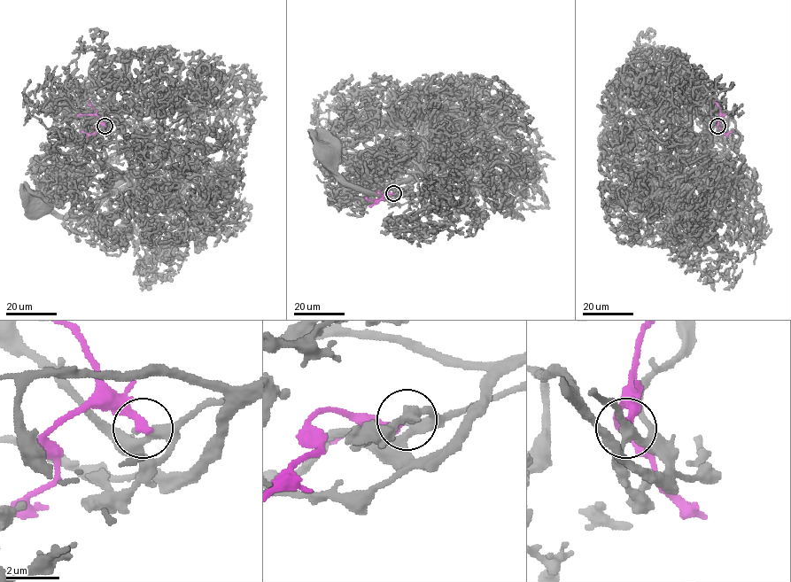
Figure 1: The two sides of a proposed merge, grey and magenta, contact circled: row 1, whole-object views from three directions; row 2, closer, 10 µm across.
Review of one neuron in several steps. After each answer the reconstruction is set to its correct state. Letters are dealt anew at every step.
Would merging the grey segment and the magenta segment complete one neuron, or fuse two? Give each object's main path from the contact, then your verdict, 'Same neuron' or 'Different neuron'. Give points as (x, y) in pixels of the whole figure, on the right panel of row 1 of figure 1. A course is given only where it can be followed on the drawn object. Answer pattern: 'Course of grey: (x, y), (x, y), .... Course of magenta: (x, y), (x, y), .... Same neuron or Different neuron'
Course of grey: (717, 126), (709, 121), (691, 139), (708, 152), (696, 176), (670, 182), (682, 192), (678, 207). Course of magenta: (717, 126), (725, 134), (732, 132). Different neuron

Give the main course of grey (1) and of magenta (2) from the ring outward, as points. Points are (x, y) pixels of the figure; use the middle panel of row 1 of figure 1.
1: (393, 192), (422, 177), (414, 166), (345, 182), (322, 170), (342, 152), (328, 144), (328, 153)
2: (393, 193), (385, 191), (376, 203), (369, 206)

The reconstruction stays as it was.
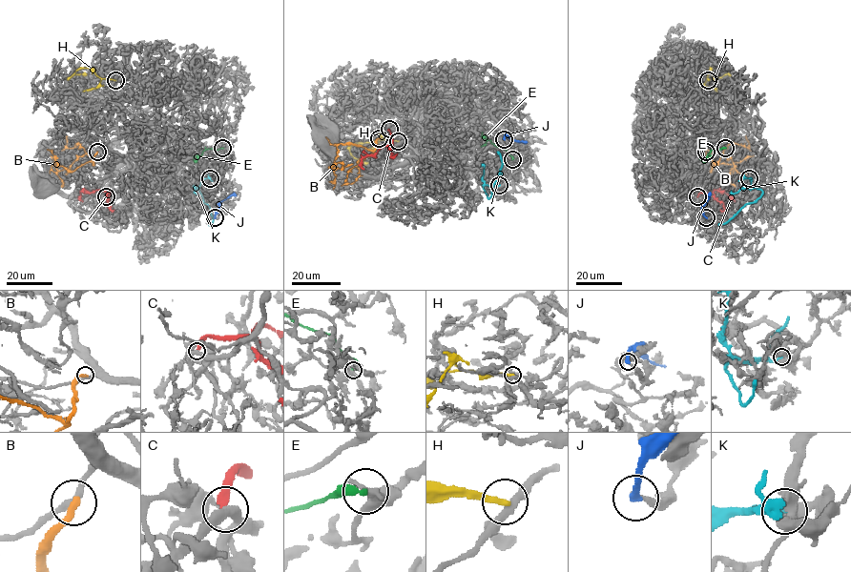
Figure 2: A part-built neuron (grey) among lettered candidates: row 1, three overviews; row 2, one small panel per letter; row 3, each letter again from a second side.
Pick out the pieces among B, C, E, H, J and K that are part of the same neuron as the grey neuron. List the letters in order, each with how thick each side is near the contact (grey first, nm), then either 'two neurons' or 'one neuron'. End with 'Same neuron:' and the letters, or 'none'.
B: calibres 240 and 280 nm; two neurons
C: calibres 400 and 320 nm; two neurons
E: calibres 360 and 280 nm; two neurons
H: calibres 280 and 280 nm; two neurons
J: calibres 240 and 280 nm; two neurons
K: calibres 400 and 240 nm; two neurons
Same neuron: none

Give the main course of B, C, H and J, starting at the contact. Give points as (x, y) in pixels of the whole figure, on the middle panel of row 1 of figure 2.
B: (379, 138), (374, 151), (352, 143), (337, 146), (337, 158), (330, 168), (341, 162), (341, 170)
C: (388, 130), (392, 143), (383, 146), (374, 155), (364, 155), (361, 159), (363, 169)
H: (399, 141), (378, 139), (356, 143), (350, 147), (354, 157), (368, 163)
J: (504, 139), (508, 134), (512, 139), (527, 142)

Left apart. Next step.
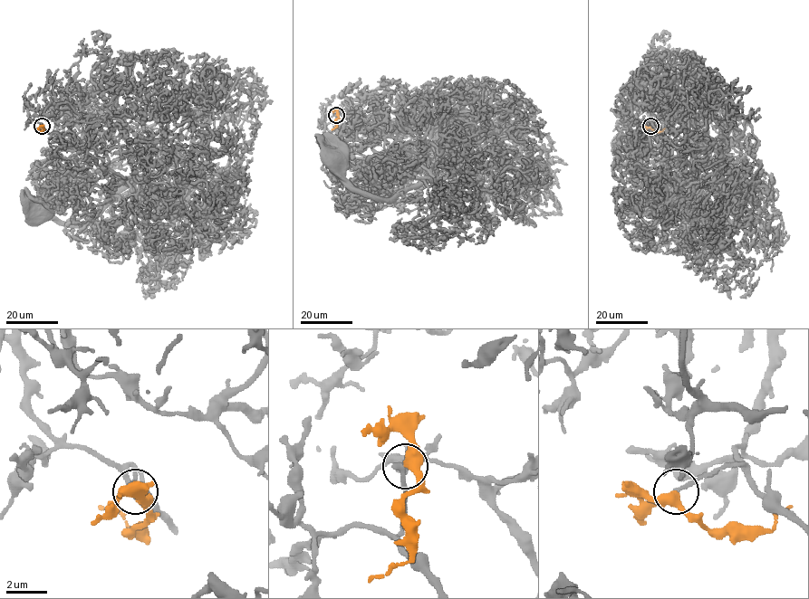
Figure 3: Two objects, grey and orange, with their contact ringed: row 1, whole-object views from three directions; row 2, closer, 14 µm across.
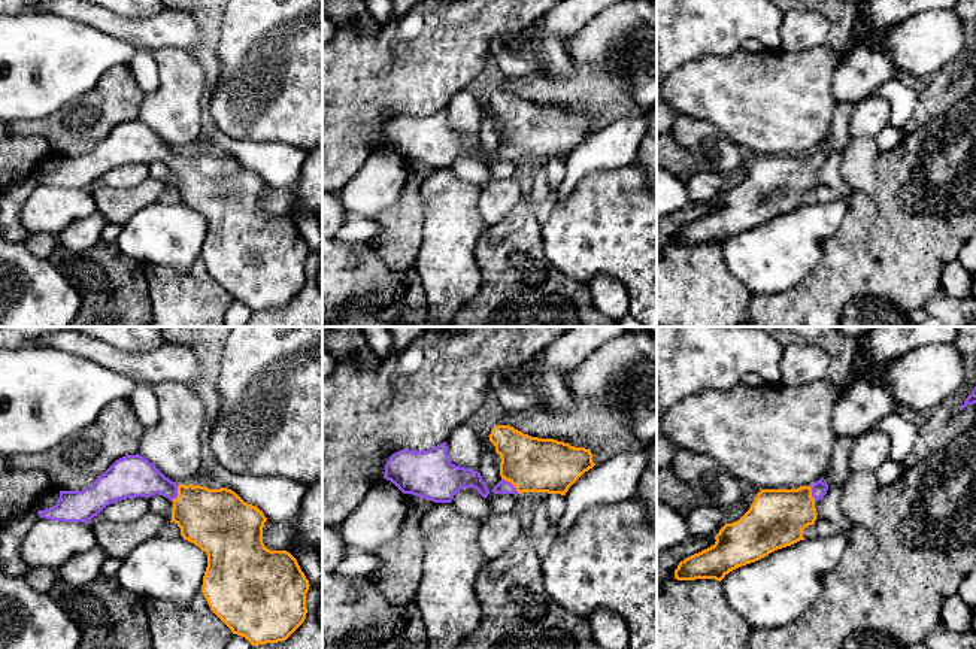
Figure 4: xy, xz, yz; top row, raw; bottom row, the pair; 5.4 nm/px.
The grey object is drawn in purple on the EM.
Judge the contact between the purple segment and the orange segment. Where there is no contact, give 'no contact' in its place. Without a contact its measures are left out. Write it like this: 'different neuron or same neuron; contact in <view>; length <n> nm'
same neuron; contact in xz; length 130 nm

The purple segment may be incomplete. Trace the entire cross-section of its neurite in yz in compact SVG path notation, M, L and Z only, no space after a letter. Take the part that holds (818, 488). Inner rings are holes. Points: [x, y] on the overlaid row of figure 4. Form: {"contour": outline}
{"contour": "M819 479L797 489L761 489L749 510L736 522L725 524L715 536L715 545L679 562L678 580L722 580L730 571L755 562L769 554L804 540L803 530L816 521L815 501L827 494L828 485Z"}

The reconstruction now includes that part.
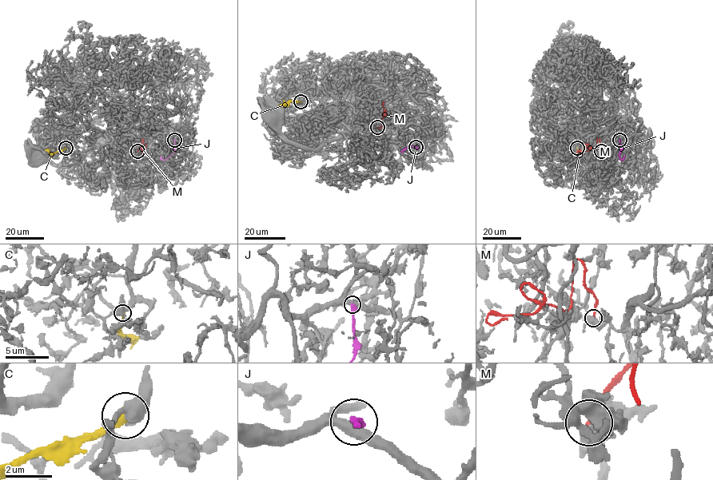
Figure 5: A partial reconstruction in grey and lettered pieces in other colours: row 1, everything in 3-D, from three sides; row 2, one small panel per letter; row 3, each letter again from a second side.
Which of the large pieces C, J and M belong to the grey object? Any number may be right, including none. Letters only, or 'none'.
none

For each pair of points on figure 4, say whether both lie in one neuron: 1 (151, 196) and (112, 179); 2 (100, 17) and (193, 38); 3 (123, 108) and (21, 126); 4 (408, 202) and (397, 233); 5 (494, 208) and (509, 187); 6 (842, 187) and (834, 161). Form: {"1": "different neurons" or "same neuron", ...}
{"1": "different neurons", "2": "same neuron", "3": "same neuron", "4": "same neuron", "5": "same neuron", "6": "same neuron"}

